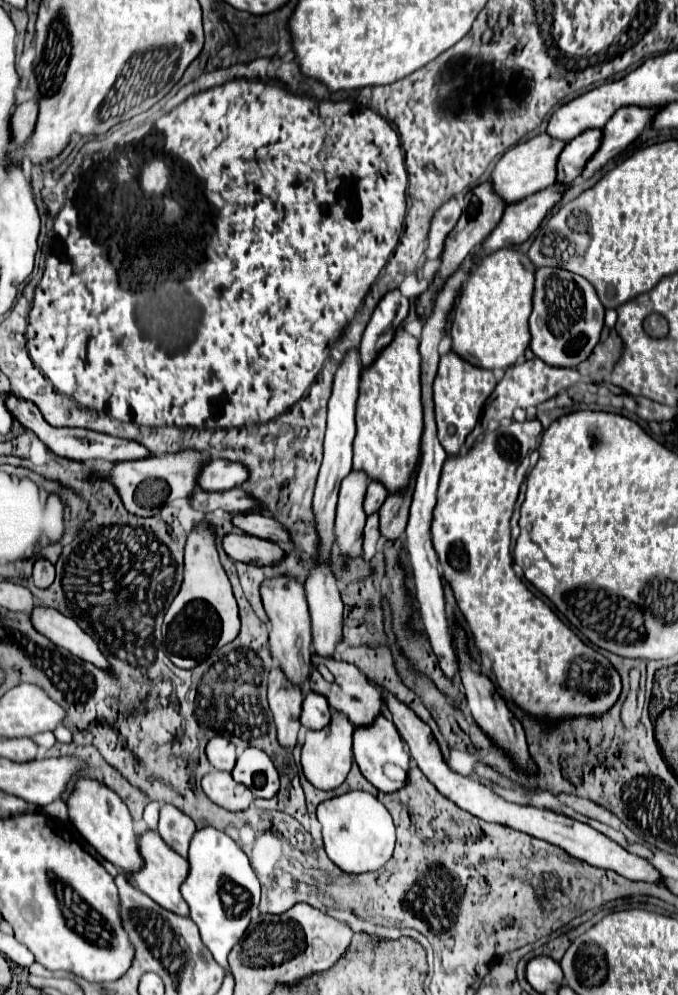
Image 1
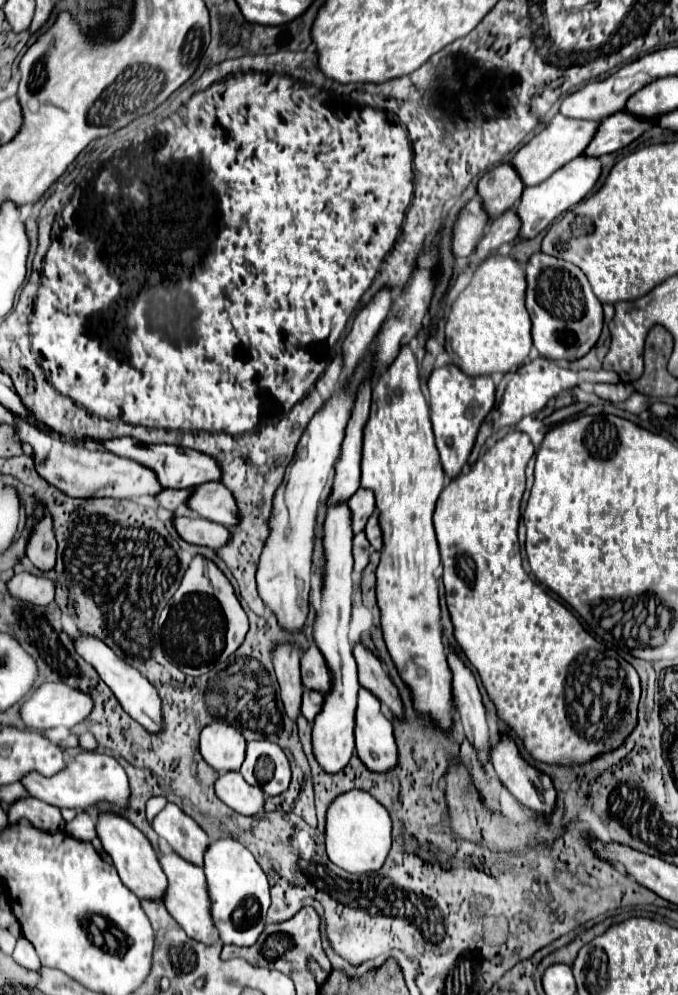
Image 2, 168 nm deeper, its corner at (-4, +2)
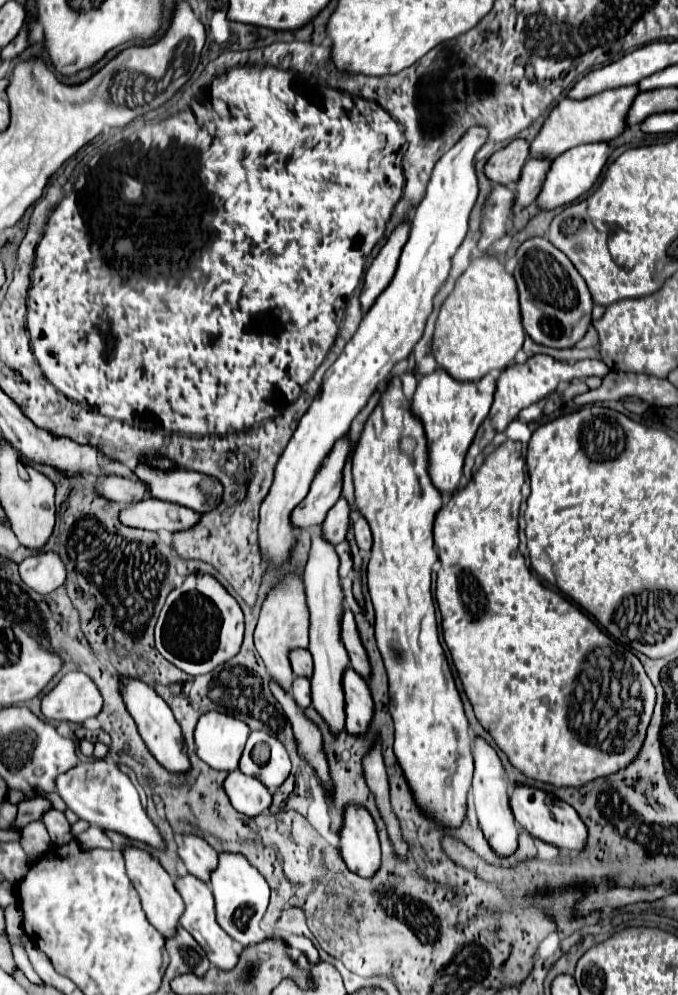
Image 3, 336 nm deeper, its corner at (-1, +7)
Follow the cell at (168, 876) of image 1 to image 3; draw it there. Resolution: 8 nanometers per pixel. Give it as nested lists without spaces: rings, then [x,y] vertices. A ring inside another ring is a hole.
[[[188,874],[188,876],[180,876],[178,880],[176,880],[176,890],[180,892],[180,896],[182,896],[182,900],[184,900],[184,904],[186,904],[186,910],[184,910],[184,914],[182,914],[182,928],[186,928],[192,936],[194,936],[194,940],[202,946],[202,950],[206,952],[206,956],[208,956],[208,960],[216,966],[216,968],[220,968],[220,970],[232,970],[234,966],[236,966],[236,962],[238,962],[238,950],[234,948],[234,940],[218,926],[218,922],[216,922],[216,914],[214,914],[214,898],[212,898],[212,890],[210,890],[210,886],[206,884],[206,882],[202,882],[202,880],[198,880],[198,878],[194,878],[192,874]]]

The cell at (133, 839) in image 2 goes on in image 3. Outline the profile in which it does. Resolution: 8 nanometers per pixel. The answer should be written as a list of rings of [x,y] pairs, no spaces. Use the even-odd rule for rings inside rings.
[[[126,848],[124,850],[126,856],[126,872],[134,884],[134,888],[140,894],[140,902],[142,902],[142,910],[148,918],[148,922],[164,936],[164,938],[172,938],[176,936],[176,930],[180,926],[180,916],[184,912],[184,902],[180,898],[180,894],[174,888],[174,880],[170,878],[170,874],[160,866],[160,862],[156,858],[152,858],[148,852],[138,850],[138,848]]]

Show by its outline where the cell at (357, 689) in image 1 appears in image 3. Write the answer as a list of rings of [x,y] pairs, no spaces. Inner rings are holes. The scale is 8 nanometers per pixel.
[[[290,650],[290,664],[292,664],[292,670],[296,676],[304,676],[304,678],[310,678],[312,674],[312,656],[308,650]]]

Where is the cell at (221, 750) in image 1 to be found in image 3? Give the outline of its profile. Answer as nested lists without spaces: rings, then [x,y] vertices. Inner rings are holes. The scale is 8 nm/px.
[[[206,712],[196,726],[196,754],[214,770],[232,772],[238,768],[250,728],[222,712]]]

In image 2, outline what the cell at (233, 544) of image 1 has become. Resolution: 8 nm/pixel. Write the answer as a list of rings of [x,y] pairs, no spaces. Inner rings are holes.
[[[189,515],[175,517],[175,527],[187,543],[205,545],[211,549],[223,547],[231,539],[229,529],[225,529],[223,525],[217,525],[213,521],[205,521],[201,517],[189,517]]]

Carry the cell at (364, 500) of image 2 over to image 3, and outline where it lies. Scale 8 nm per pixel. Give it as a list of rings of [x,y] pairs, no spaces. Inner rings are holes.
[[[342,498],[328,510],[326,520],[322,522],[322,536],[330,544],[340,544],[346,536],[346,526],[350,524],[350,508]]]

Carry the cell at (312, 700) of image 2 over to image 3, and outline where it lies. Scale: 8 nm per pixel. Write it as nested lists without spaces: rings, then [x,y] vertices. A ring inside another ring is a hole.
[[[296,678],[292,684],[292,694],[300,708],[310,706],[310,680],[308,678]]]

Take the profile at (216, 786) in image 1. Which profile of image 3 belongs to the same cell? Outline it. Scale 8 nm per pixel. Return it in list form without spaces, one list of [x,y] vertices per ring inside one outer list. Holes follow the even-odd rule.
[[[240,770],[228,774],[228,778],[224,780],[224,790],[232,806],[250,818],[260,816],[272,804],[272,794],[268,792],[268,788],[258,778],[246,776]]]

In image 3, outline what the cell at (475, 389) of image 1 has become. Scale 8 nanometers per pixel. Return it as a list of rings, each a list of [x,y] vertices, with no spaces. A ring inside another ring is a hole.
[[[440,368],[418,380],[418,388],[414,392],[410,410],[424,426],[428,440],[428,474],[440,494],[454,494],[458,490],[466,450],[478,426],[488,416],[494,386],[496,380],[490,374],[476,382],[458,382]]]

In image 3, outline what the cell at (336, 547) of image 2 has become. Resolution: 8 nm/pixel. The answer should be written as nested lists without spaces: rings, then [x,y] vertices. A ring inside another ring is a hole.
[[[322,534],[312,536],[312,550],[304,572],[308,608],[310,608],[310,654],[314,658],[312,682],[312,706],[328,722],[330,730],[336,734],[344,728],[344,694],[342,694],[342,670],[346,670],[348,654],[340,640],[340,618],[342,618],[342,588],[338,578],[338,554],[334,546],[322,542]]]

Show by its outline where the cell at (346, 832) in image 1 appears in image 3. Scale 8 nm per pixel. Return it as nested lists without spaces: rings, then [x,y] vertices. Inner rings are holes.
[[[348,806],[344,828],[340,832],[340,854],[346,866],[362,876],[372,878],[380,870],[380,842],[374,820],[362,806]]]

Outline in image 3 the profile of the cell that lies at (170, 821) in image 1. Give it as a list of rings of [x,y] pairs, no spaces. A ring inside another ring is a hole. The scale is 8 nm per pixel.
[[[192,834],[182,836],[182,840],[184,846],[178,850],[178,854],[188,872],[202,882],[210,882],[210,874],[218,866],[218,852],[210,844],[202,842],[202,838],[194,838]]]

